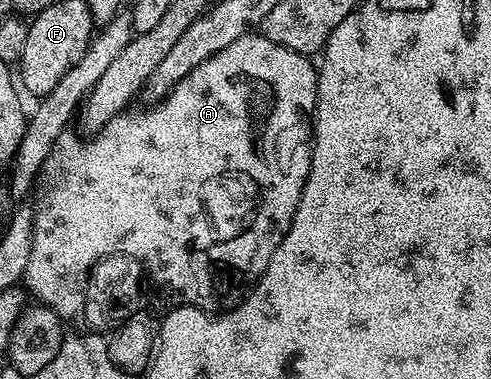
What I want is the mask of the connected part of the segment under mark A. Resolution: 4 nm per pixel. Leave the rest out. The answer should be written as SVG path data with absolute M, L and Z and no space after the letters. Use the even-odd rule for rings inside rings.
M252 32L241 36L241 40L233 40L233 44L229 44L229 48L221 48L221 52L217 52L217 56L209 56L209 60L205 60L205 64L199 64L193 72L189 72L189 76L185 76L185 80L181 80L174 86L173 89L160 98L158 102L148 105L148 110L139 110L136 114L132 112L124 112L116 116L113 120L109 120L109 124L105 124L102 130L97 134L90 135L84 140L78 133L71 134L72 132L64 132L59 139L55 141L55 147L52 148L51 154L47 157L47 162L44 163L42 173L47 174L47 187L43 190L43 195L39 198L39 203L34 203L33 209L35 212L35 223L33 224L33 240L32 247L29 248L29 264L27 265L27 272L25 275L25 286L32 295L36 294L38 301L42 305L47 306L53 312L57 312L59 317L63 319L64 323L68 323L73 318L78 321L84 321L88 325L96 325L101 327L103 325L103 302L107 302L107 298L103 298L103 286L119 286L119 290L123 290L123 286L127 286L127 290L147 290L149 287L156 288L156 290L163 290L163 294L171 294L171 302L176 306L197 306L201 310L213 312L217 308L229 309L232 306L239 305L248 294L251 293L251 289L255 286L255 283L259 281L259 277L265 272L265 268L257 268L255 272L245 272L245 270L235 270L231 258L227 256L227 252L223 250L221 246L221 240L215 236L213 230L205 230L205 218L229 218L229 202L227 202L227 192L231 187L230 180L225 178L231 178L235 176L235 179L242 181L247 176L247 172L255 172L259 162L255 162L255 154L251 154L251 130L247 130L247 98L243 98L243 94L247 94L247 90L243 90L243 86L239 86L239 74L263 74L263 78L271 78L271 82L295 82L295 74L291 74L291 70L308 70L313 65L312 59L306 54L298 54L293 52L289 48L285 48L281 44L273 44L273 40L269 40L262 32Z

